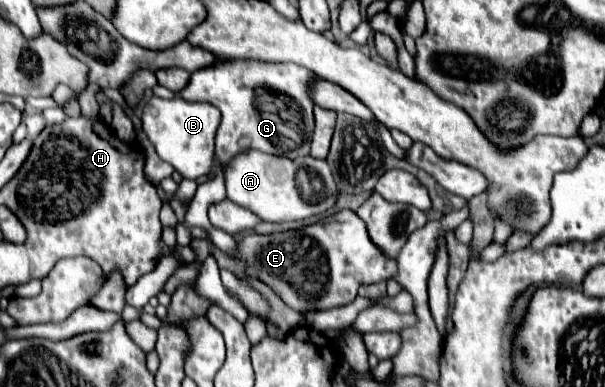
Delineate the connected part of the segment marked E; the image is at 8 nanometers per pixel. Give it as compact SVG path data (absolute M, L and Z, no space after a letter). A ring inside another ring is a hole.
M342 210L326 222L282 234L246 234L236 242L236 260L244 262L244 272L270 286L292 310L306 314L330 310L352 302L362 284L388 280L396 274L396 262L386 258L368 238L364 222L352 212ZM290 288L304 302L292 304Z

